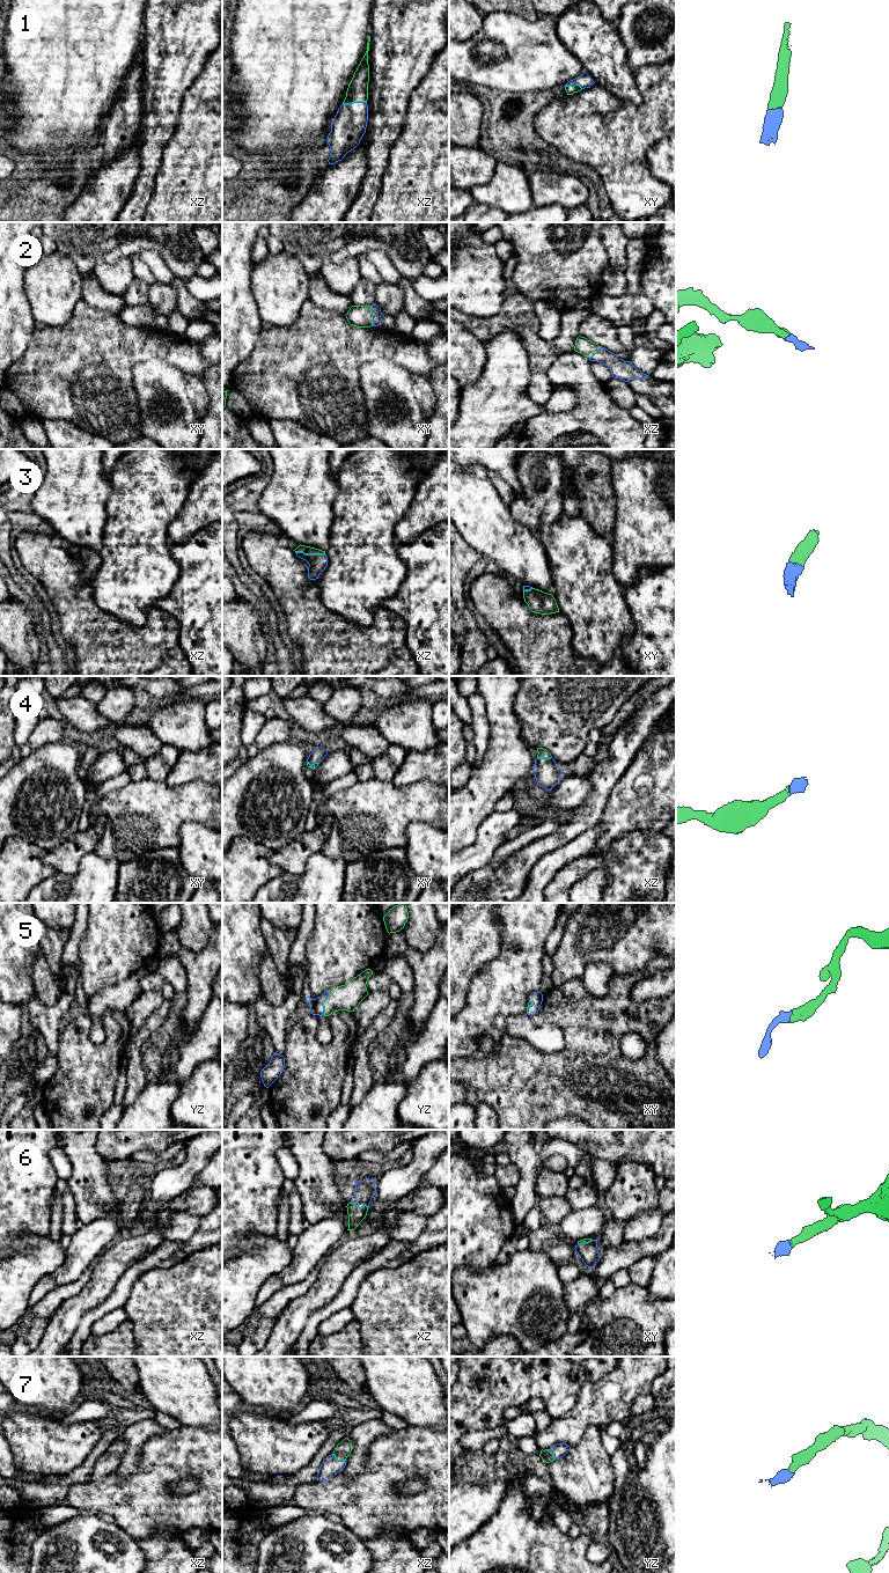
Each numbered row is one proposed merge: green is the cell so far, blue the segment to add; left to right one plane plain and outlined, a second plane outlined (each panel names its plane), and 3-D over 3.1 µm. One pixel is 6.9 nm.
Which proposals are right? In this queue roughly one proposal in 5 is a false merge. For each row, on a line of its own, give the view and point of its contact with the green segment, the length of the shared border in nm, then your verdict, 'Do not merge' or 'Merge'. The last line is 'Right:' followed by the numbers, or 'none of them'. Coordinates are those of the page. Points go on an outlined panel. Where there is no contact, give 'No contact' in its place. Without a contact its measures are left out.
1: Touches green at xz (354, 101). Shared border 170 nm. Merge
2: Touches green at xy (372, 316). Shared border 140 nm. Merge
3: Touches green at xz (310, 553). Shared border 200 nm. Merge
4: Touches green at xz (544, 757). Shared border 110 nm. Merge
5: Touches green at yz (323, 1004). Shared border 180 nm. Merge
6: Touches green at xz (358, 1207). Shared border 130 nm. Merge
7: Touches green at xz (338, 1460). Shared border 110 nm. Merge
Right: 1, 2, 3, 4, 5, 6, 7

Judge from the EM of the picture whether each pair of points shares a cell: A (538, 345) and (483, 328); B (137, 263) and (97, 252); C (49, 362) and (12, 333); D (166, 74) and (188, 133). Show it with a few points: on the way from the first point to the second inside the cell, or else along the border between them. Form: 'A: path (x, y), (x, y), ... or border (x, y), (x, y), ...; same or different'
A: path (524, 331), (518, 324), (497, 324); same
B: border (137, 254), (129, 258); different
C: border (30, 344), (12, 365); different
D: border (191, 87), (185, 94), (179, 119), (170, 138); different

